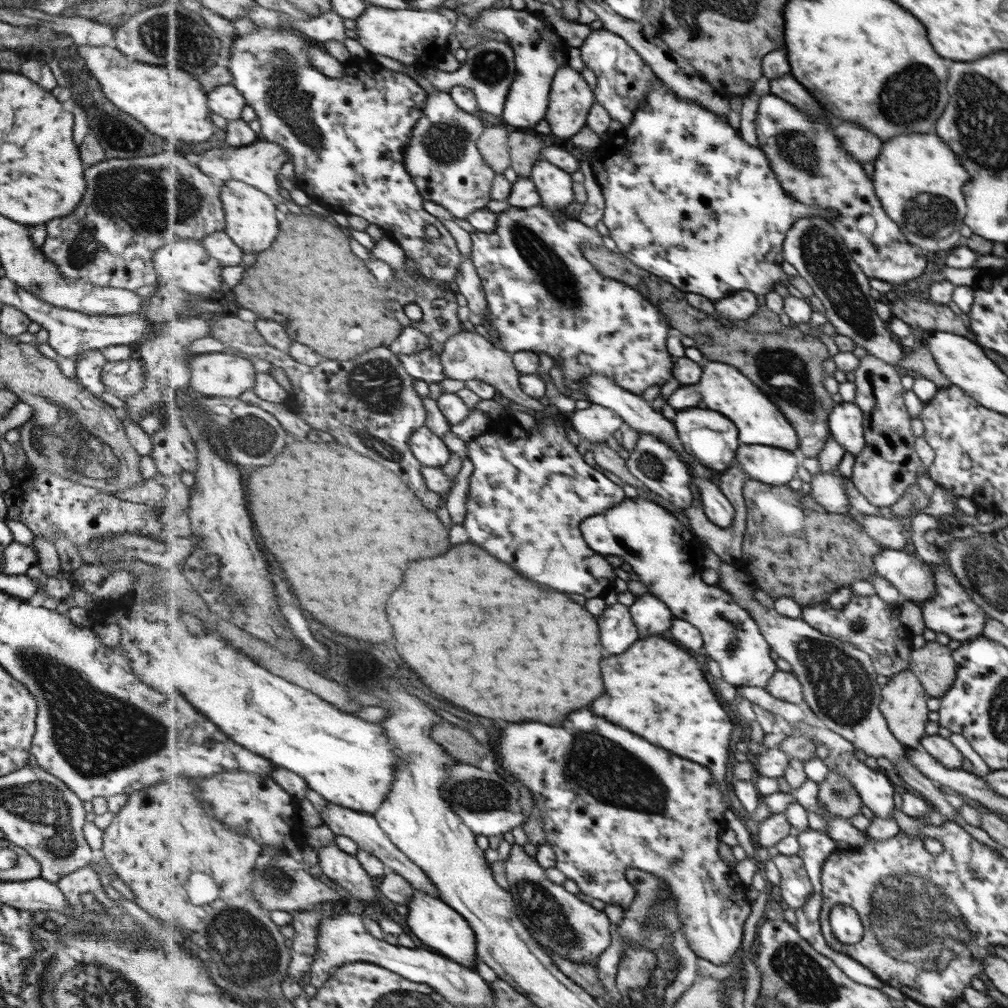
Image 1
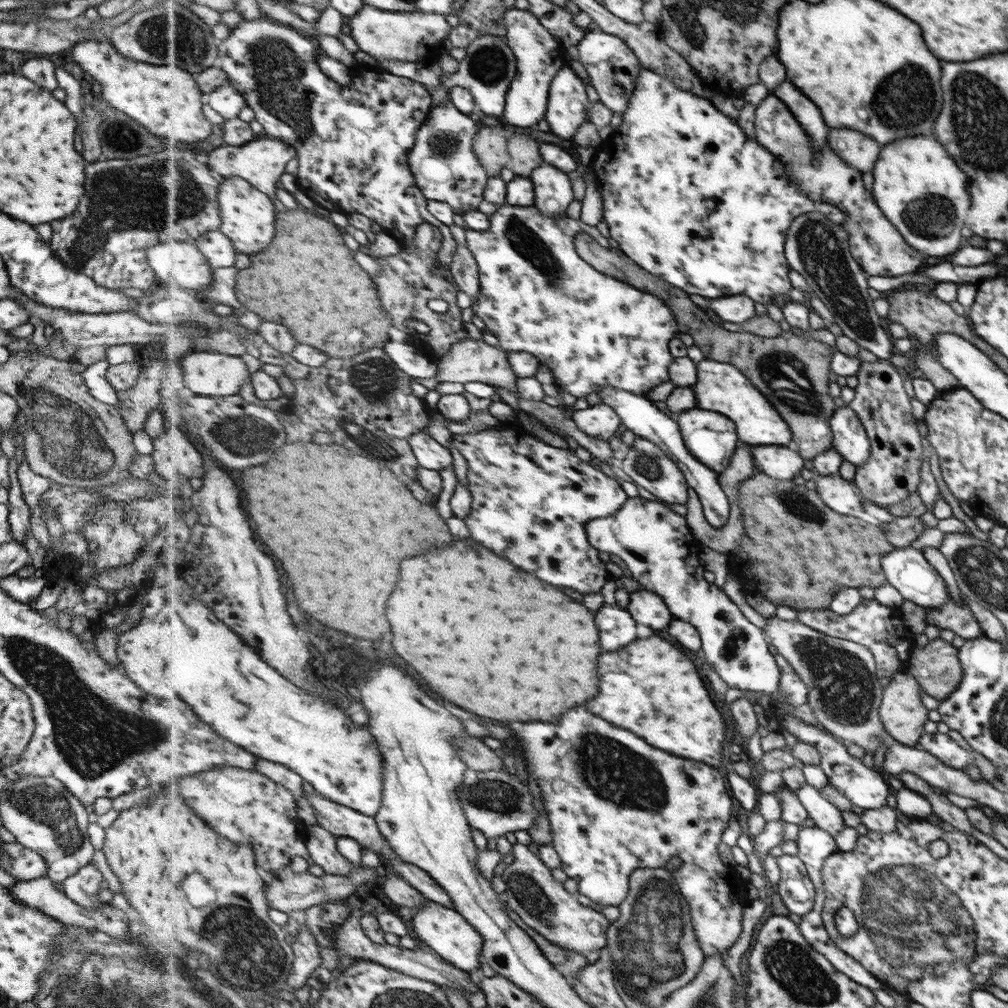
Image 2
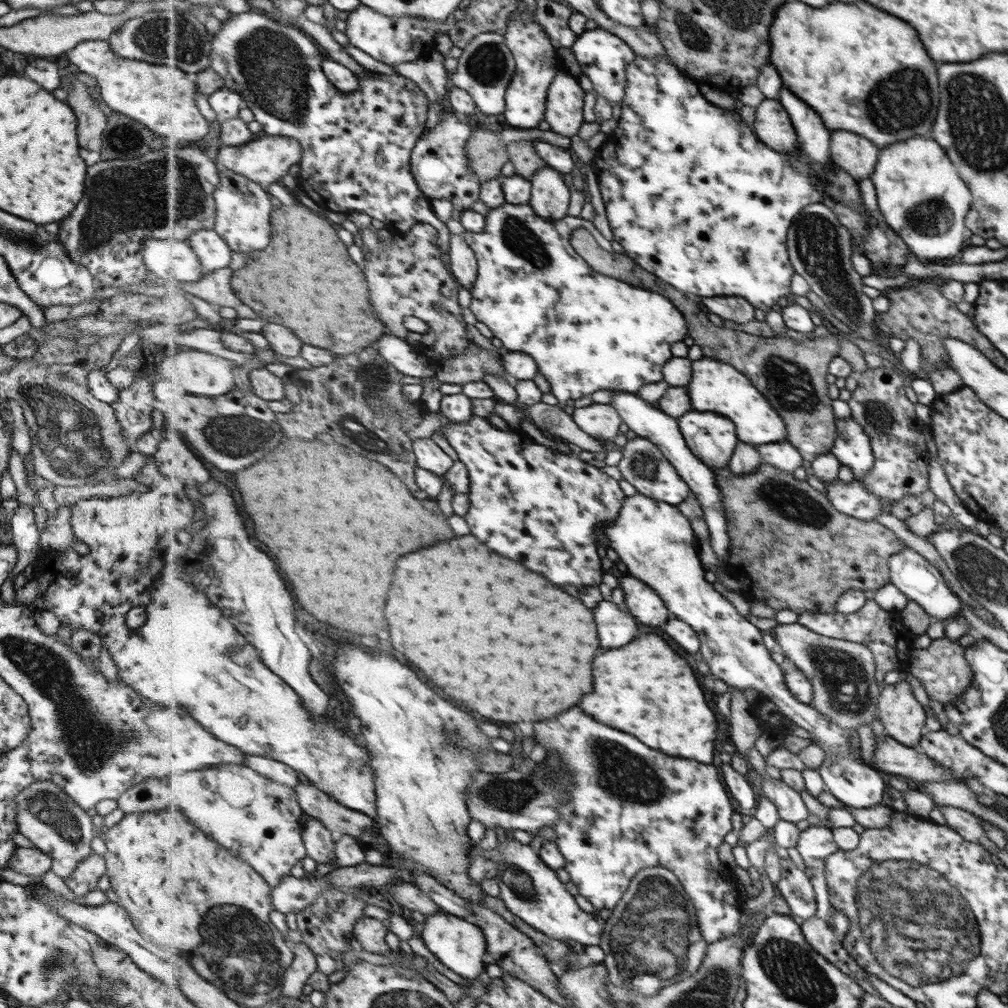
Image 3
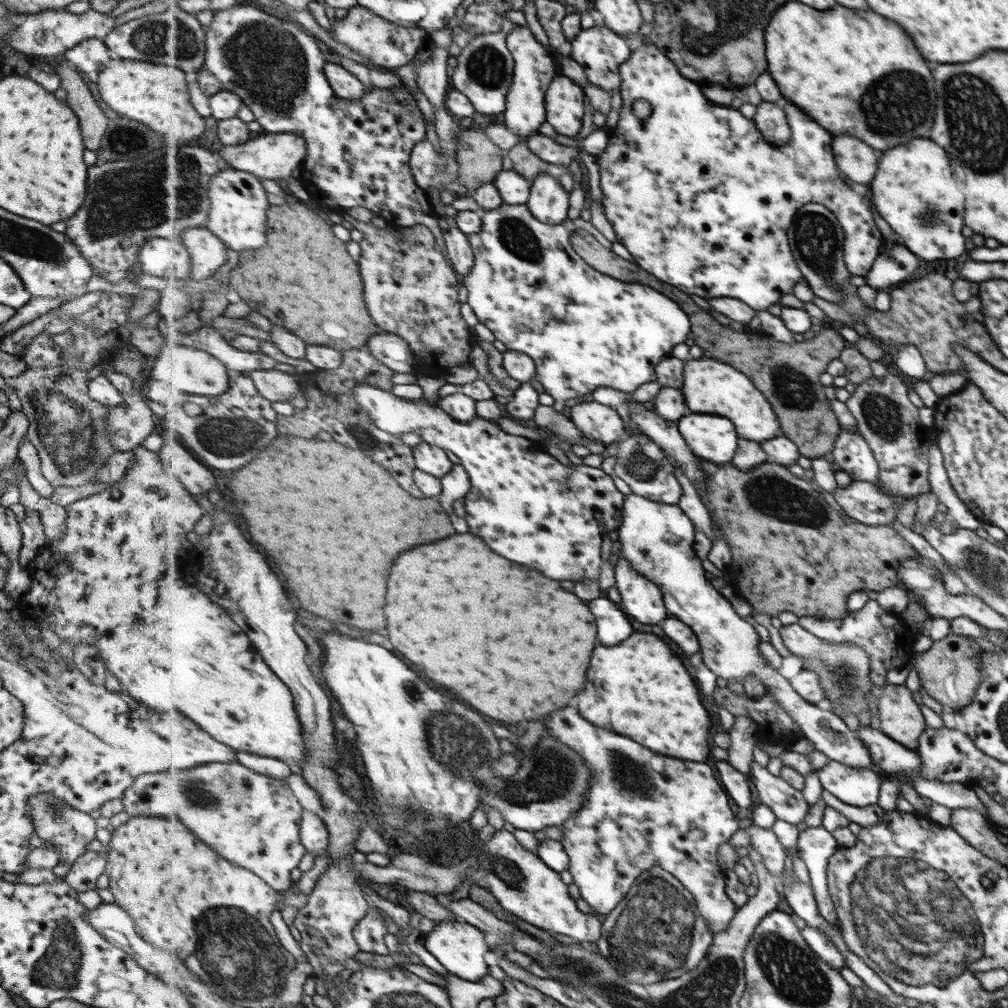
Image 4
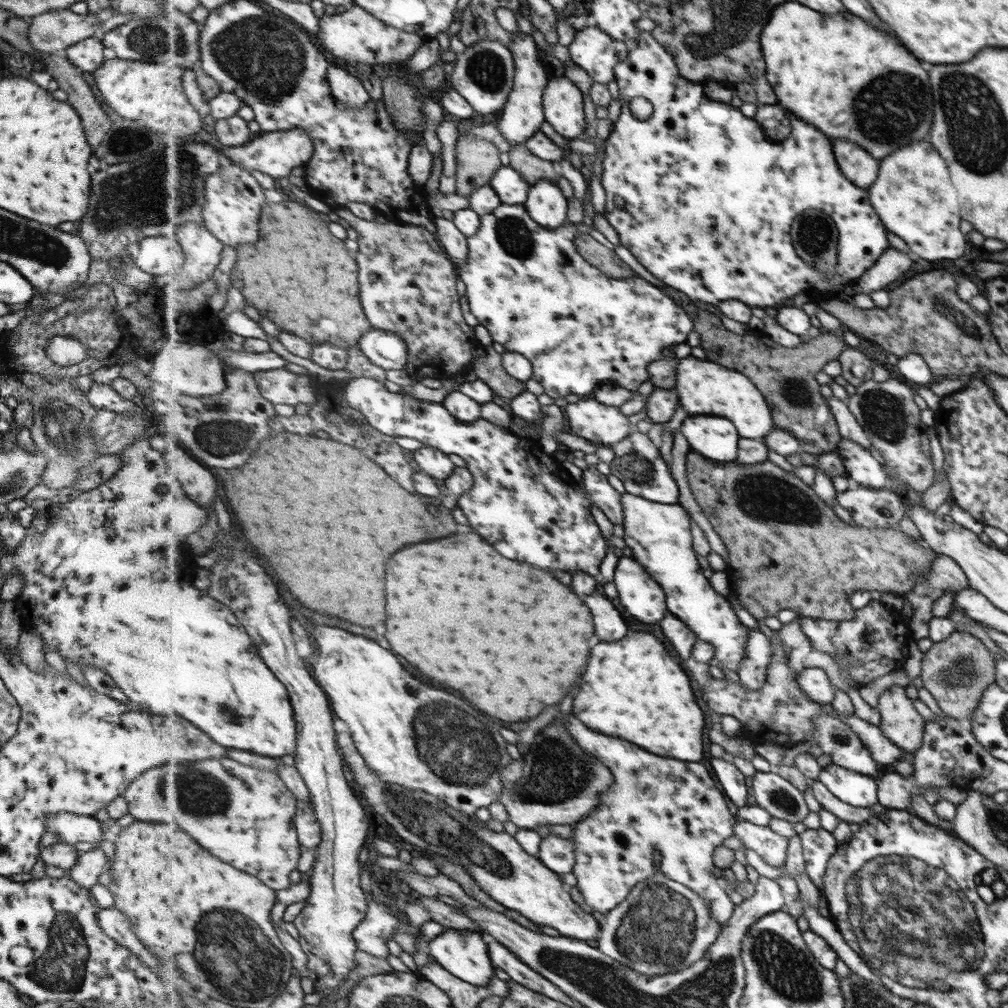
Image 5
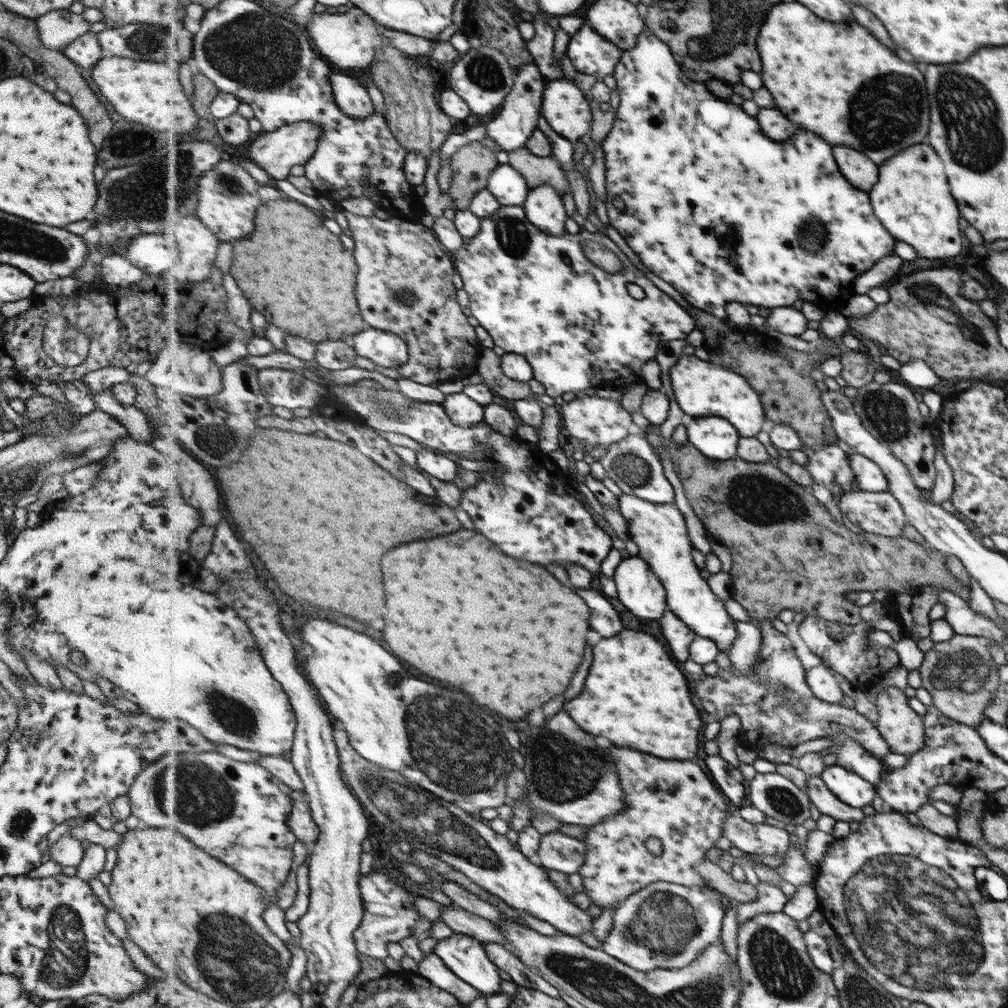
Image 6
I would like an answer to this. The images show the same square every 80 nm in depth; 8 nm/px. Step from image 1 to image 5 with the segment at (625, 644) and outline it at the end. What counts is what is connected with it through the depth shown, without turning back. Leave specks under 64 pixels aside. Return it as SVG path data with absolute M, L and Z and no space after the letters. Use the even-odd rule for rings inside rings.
M591 594L587 596L587 606L591 608L591 612L595 612L595 628L597 628L597 636L603 638L603 642L611 640L619 640L623 638L623 634L627 636L629 626L623 618L623 614L615 608L615 604L599 594Z

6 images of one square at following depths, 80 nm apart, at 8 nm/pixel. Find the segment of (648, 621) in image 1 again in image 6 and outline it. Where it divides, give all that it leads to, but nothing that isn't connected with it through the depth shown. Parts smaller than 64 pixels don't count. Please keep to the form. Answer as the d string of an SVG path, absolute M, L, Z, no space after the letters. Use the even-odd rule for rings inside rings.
M626 556L613 576L621 602L637 616L659 620L668 609L668 594L662 580L641 556Z

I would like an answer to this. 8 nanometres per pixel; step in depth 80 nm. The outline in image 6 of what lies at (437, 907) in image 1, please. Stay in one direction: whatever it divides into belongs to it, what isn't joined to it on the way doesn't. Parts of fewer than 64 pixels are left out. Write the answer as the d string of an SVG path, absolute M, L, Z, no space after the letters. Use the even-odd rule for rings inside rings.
M454 933L450 937L437 940L437 942L433 952L437 953L459 978L478 988L485 996L501 993L502 980L499 976L499 967L490 959L482 940L463 933Z

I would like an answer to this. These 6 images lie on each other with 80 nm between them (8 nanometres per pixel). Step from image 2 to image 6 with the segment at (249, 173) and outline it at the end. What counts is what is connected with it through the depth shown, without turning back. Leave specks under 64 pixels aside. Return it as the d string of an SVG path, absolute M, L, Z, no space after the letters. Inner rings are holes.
M302 120L291 123L275 130L275 132L262 132L248 148L248 158L264 169L273 180L287 180L291 174L291 168L295 164L307 164L313 160L314 154L320 148L320 140L323 134L322 124L312 120Z

